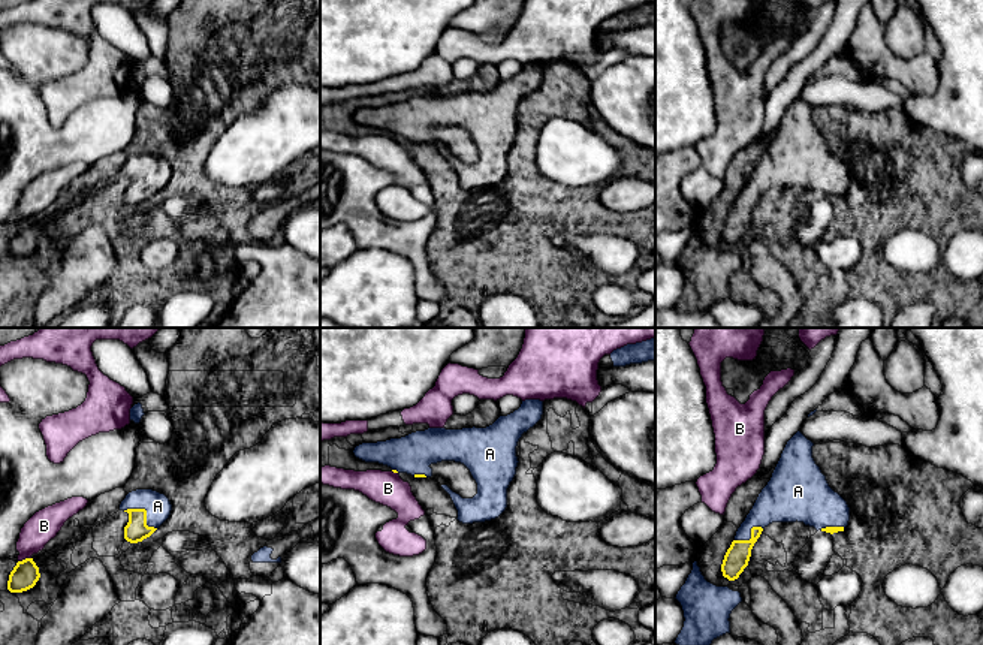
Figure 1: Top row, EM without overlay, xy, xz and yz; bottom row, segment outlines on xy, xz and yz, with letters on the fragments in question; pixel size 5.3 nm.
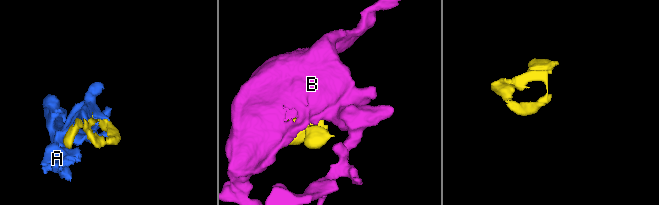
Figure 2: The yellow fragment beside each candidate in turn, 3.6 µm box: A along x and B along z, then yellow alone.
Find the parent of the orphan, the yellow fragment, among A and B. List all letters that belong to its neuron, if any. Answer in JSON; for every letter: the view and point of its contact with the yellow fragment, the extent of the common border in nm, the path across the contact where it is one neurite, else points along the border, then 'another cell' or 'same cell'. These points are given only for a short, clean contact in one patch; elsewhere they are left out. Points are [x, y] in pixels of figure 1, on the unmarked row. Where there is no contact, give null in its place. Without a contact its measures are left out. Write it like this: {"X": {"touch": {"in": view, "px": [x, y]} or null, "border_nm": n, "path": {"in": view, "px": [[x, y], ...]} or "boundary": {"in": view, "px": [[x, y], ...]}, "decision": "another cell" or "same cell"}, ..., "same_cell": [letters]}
{"A": {"touch": {"in": "xy", "px": [145, 177]}, "border_nm": 200, "decision": "same cell"}, "B": {"touch": {"in": "xy", "px": [26, 223]}, "border_nm": 80, "decision": "another cell"}, "same_cell": ["A"]}

